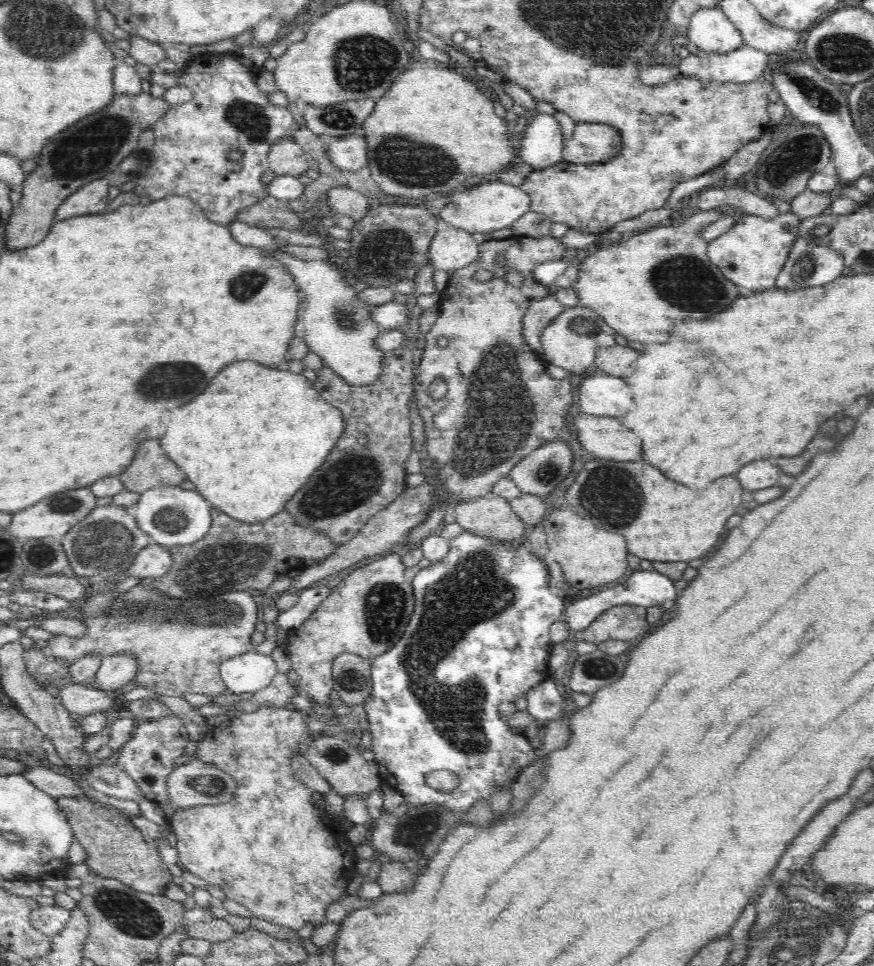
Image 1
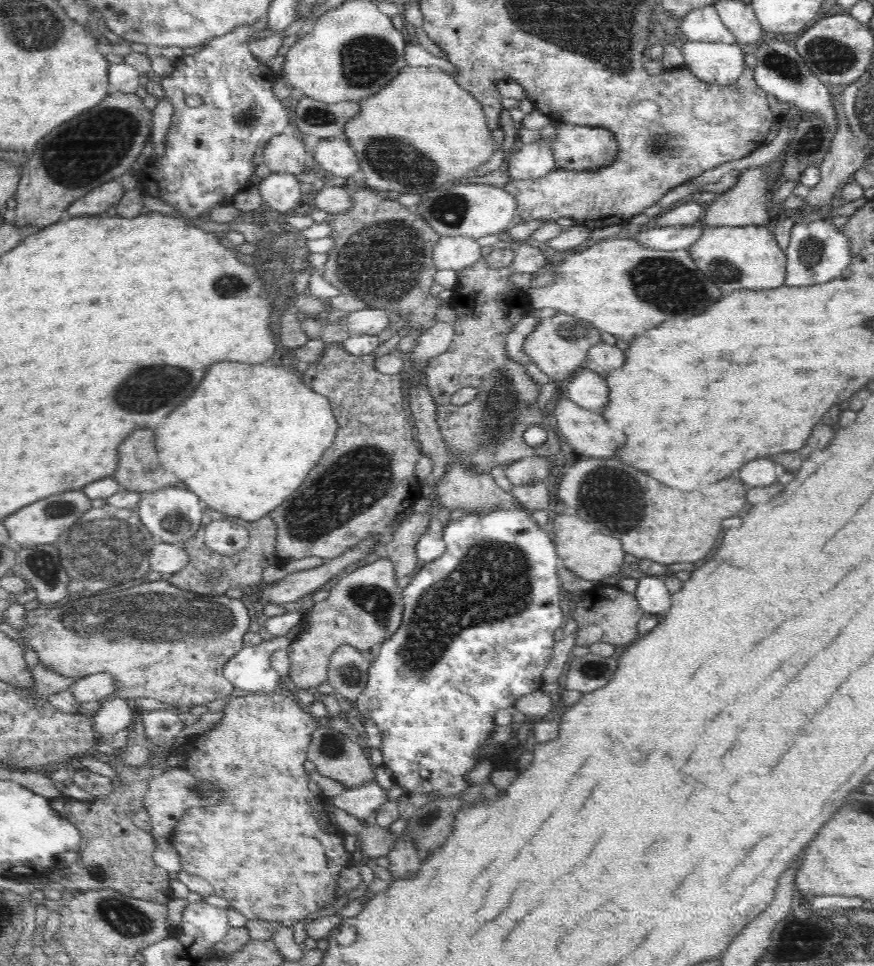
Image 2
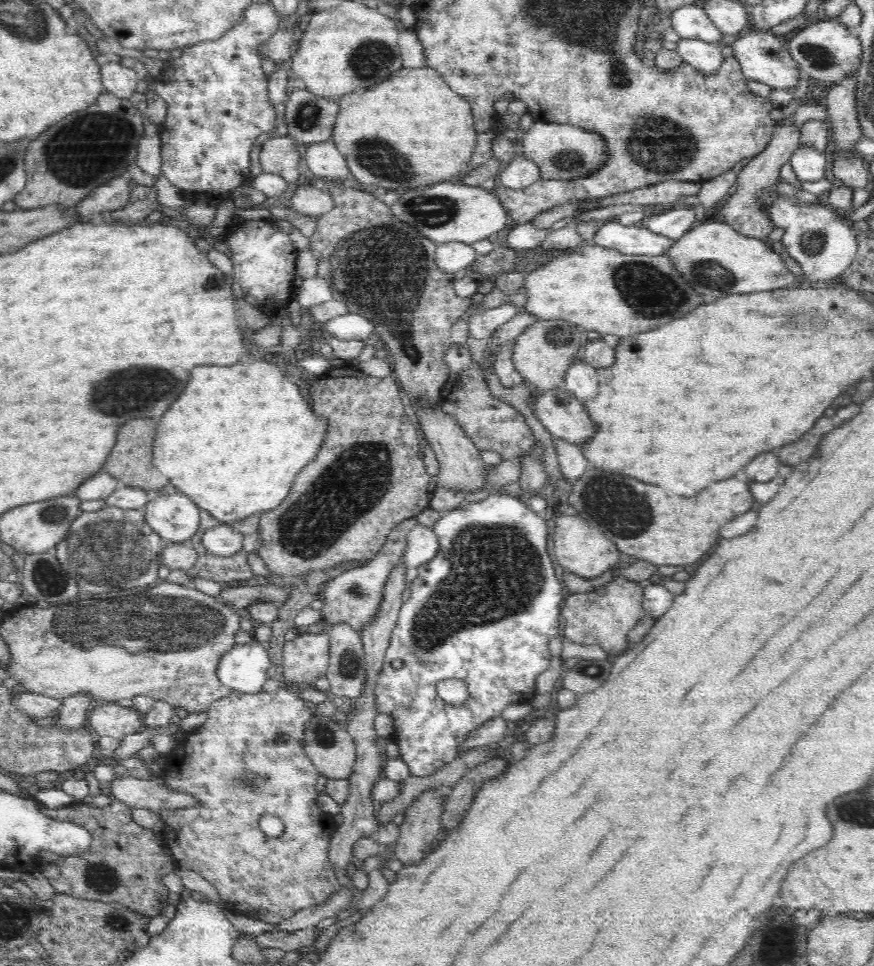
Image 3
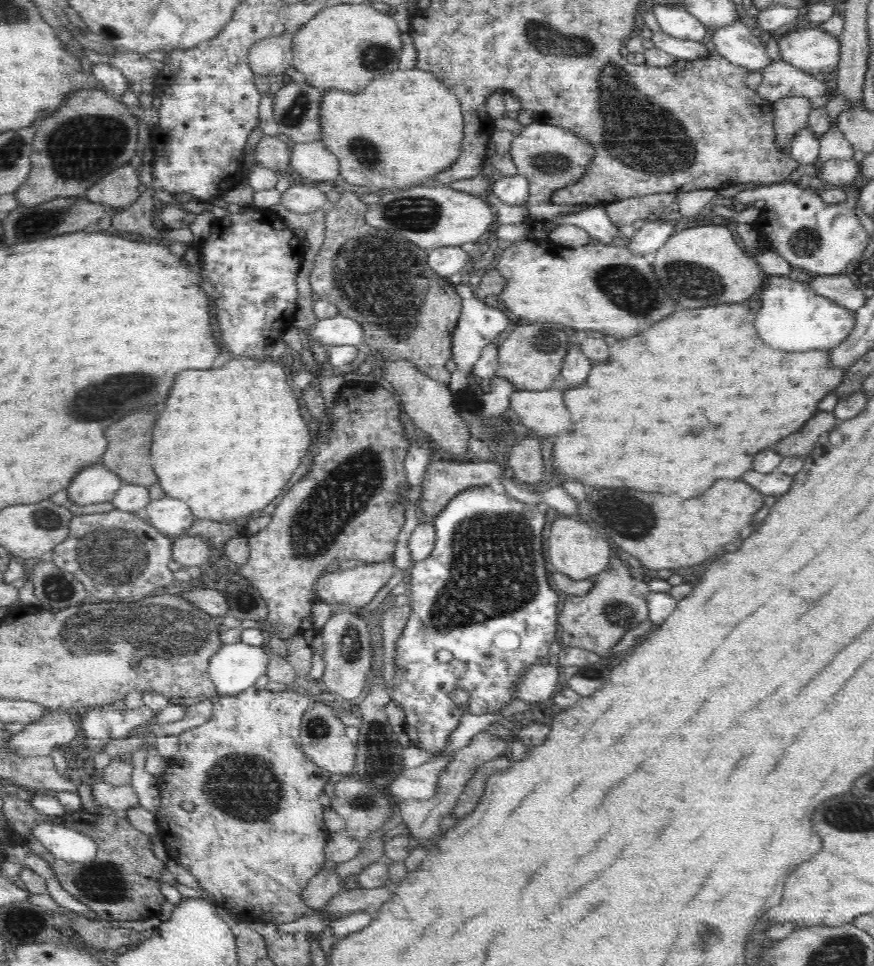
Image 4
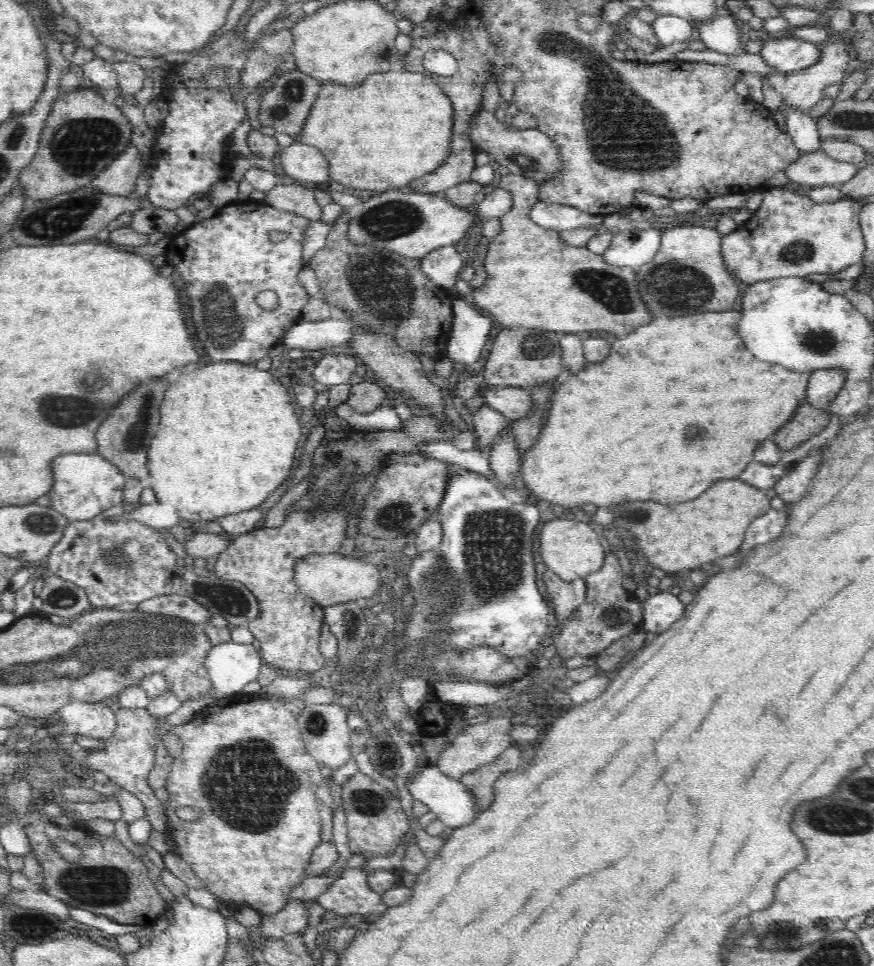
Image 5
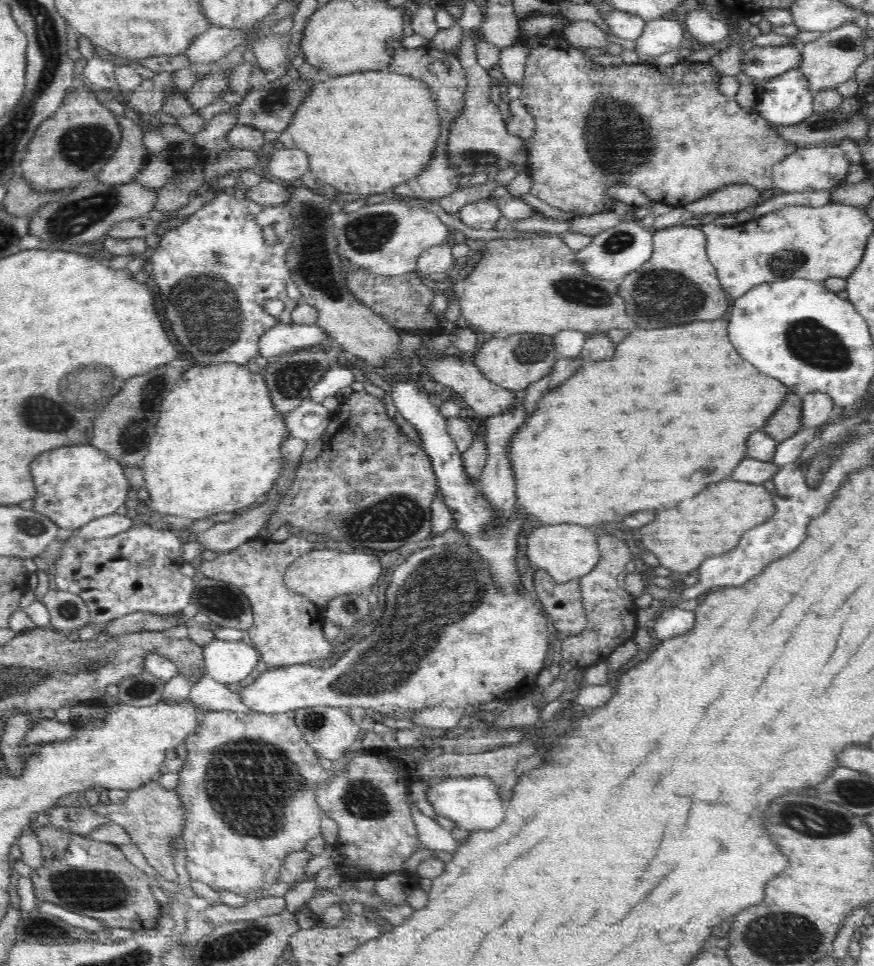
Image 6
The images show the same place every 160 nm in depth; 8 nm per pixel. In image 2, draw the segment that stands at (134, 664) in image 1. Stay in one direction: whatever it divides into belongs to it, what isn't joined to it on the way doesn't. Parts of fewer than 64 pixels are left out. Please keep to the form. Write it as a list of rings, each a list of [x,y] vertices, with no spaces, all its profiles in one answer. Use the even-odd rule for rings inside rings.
[[[98,672],[87,675],[70,685],[67,690],[75,696],[78,704],[90,702],[92,700],[103,701],[112,697],[115,691],[115,680],[107,672]]]

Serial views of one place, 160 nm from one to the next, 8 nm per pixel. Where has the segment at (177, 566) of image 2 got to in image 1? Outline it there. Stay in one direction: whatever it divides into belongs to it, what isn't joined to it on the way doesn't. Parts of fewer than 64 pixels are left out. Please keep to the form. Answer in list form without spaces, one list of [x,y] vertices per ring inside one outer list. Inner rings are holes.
[[[150,544],[138,551],[134,556],[134,564],[128,570],[130,576],[138,578],[158,578],[170,570],[171,556],[168,548],[158,544]]]

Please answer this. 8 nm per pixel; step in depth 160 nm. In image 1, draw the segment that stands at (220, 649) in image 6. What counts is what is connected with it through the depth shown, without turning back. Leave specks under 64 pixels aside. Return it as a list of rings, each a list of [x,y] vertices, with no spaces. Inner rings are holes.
[[[250,650],[236,657],[225,659],[221,664],[221,677],[227,690],[233,694],[255,693],[270,686],[278,674],[271,655]]]

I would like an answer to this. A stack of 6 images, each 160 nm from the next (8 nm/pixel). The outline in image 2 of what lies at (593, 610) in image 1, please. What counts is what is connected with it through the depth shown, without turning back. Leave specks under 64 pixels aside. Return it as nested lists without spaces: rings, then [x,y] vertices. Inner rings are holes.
[[[645,575],[639,579],[634,596],[645,614],[662,616],[671,608],[672,595],[656,575]]]

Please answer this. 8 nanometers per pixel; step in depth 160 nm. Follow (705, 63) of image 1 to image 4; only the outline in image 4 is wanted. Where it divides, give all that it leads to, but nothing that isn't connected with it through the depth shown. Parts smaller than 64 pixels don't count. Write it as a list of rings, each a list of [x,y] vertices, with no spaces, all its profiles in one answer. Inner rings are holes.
[[[662,31],[653,32],[648,45],[665,50],[677,59],[698,60],[708,56],[708,50],[701,41],[674,38]]]

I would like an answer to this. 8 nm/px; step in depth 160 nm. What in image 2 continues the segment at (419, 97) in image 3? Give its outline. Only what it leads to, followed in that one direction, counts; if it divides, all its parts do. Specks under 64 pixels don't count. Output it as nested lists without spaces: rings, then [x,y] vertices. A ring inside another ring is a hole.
[[[408,66],[398,74],[398,78],[394,78],[394,82],[390,82],[390,86],[386,86],[386,90],[380,90],[378,94],[374,94],[374,98],[366,98],[366,102],[360,102],[360,110],[358,114],[351,118],[345,125],[344,134],[342,135],[349,145],[354,149],[360,170],[364,172],[364,178],[368,188],[376,191],[394,190],[400,194],[422,194],[422,192],[430,192],[436,189],[444,188],[444,184],[448,184],[450,180],[458,180],[462,176],[466,176],[470,170],[476,170],[482,162],[486,162],[492,156],[492,148],[488,146],[492,142],[490,136],[490,128],[485,121],[484,107],[481,103],[464,88],[462,90],[460,83],[455,77],[449,75],[446,71],[436,66]]]

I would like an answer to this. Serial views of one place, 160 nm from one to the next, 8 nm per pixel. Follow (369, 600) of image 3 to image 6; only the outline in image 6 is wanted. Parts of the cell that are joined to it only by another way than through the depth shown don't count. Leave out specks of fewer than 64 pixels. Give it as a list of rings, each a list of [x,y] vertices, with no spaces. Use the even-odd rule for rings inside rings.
[[[340,547],[319,548],[303,554],[290,563],[283,582],[296,593],[306,596],[313,604],[324,610],[336,597],[348,593],[367,593],[375,590],[380,582],[382,566],[374,558],[362,550],[344,550]]]

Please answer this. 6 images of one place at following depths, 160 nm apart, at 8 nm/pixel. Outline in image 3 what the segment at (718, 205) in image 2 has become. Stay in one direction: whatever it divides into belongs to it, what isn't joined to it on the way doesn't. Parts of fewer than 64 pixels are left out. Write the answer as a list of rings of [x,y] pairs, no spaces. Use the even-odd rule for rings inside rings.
[[[793,114],[782,123],[775,123],[773,129],[772,140],[768,142],[766,148],[760,154],[757,154],[750,162],[746,162],[742,166],[742,170],[738,173],[735,193],[724,201],[714,217],[728,223],[734,230],[740,231],[741,234],[752,235],[754,238],[766,238],[775,228],[767,213],[768,207],[759,198],[760,194],[763,193],[763,190],[775,184],[779,177],[780,168],[786,162],[789,162],[792,153],[802,144],[799,128],[794,122]],[[761,205],[765,206],[764,211],[760,210]]]

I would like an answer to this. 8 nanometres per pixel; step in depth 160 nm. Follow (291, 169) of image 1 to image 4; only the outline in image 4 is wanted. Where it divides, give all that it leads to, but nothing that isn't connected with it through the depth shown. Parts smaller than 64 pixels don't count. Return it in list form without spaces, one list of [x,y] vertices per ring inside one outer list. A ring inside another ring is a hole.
[[[265,136],[256,145],[255,160],[264,167],[281,171],[282,173],[289,174],[289,158],[291,150],[288,144],[282,140]]]

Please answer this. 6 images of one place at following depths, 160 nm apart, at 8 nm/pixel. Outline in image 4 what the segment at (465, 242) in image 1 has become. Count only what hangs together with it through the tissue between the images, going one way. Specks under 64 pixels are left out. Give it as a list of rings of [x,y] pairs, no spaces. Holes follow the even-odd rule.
[[[444,246],[429,250],[427,262],[434,272],[448,279],[449,276],[457,272],[464,273],[473,259],[474,256],[460,246]]]

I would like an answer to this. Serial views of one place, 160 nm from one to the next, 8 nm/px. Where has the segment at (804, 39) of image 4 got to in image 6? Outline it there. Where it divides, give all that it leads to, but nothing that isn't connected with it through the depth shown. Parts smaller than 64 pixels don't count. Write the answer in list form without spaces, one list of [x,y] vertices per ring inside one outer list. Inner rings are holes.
[[[754,46],[742,54],[742,74],[750,76],[755,84],[764,84],[771,78],[780,77],[790,69],[800,66],[801,48],[782,46]]]

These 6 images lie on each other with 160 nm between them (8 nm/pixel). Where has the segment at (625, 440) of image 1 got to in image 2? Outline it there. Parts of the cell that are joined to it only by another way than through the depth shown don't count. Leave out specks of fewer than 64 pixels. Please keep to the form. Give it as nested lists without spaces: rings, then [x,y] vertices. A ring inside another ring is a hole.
[[[565,395],[554,408],[554,418],[564,440],[586,456],[612,456],[616,446],[626,440],[624,434],[610,428],[600,414],[596,416],[596,412],[581,408]]]

